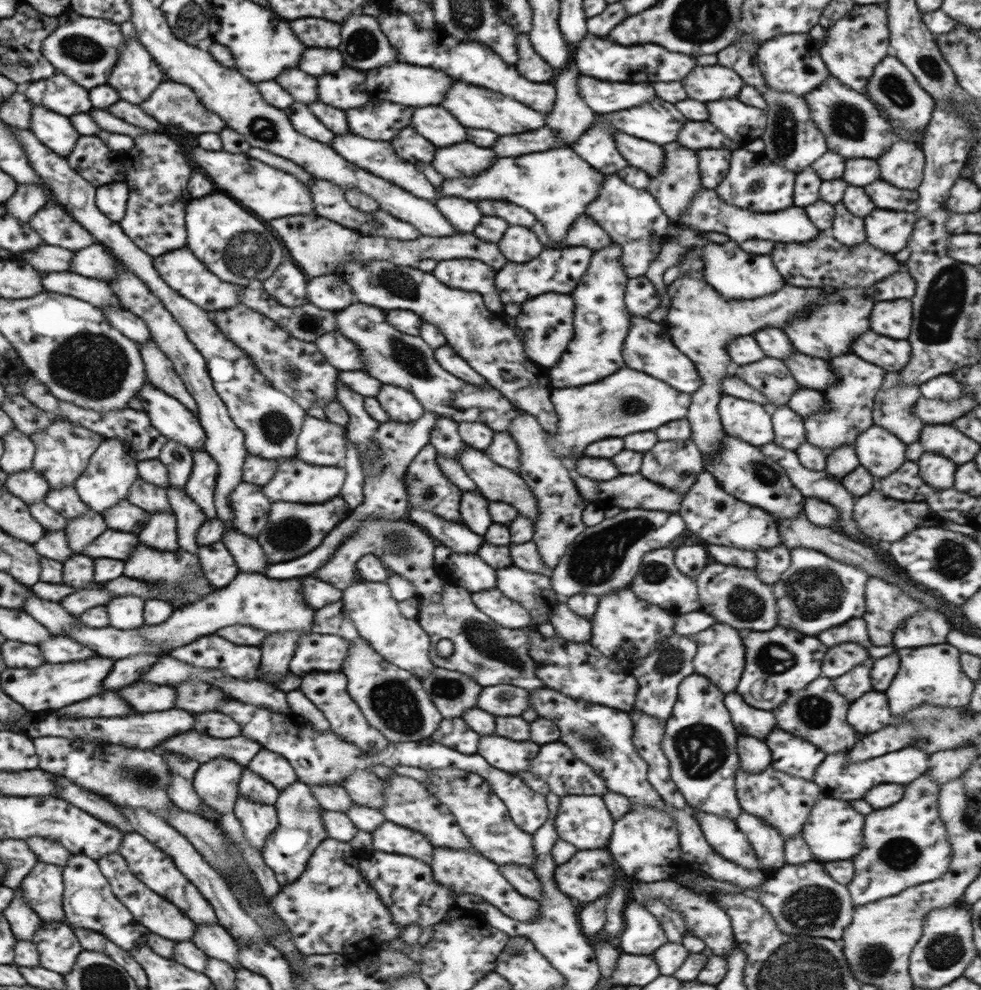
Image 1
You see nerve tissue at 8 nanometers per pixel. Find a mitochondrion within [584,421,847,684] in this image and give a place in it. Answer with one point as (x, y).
(746, 604)

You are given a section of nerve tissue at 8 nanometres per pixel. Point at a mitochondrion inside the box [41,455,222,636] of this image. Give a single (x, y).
(198, 587)

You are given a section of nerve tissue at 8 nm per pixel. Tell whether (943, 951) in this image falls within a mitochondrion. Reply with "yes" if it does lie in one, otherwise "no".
yes

